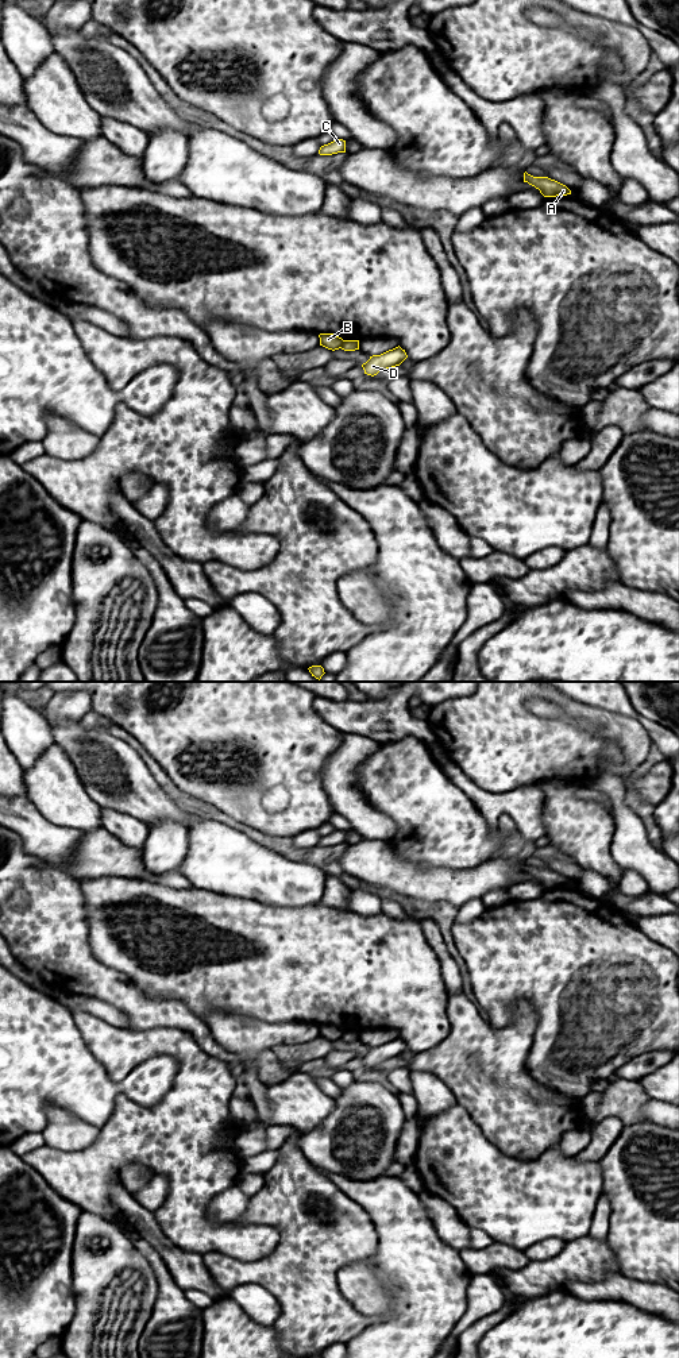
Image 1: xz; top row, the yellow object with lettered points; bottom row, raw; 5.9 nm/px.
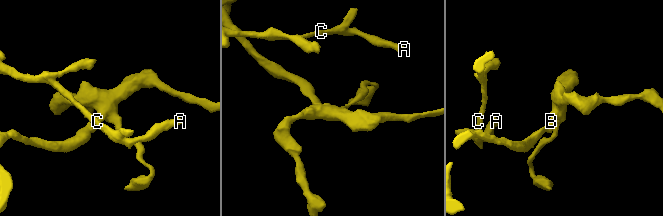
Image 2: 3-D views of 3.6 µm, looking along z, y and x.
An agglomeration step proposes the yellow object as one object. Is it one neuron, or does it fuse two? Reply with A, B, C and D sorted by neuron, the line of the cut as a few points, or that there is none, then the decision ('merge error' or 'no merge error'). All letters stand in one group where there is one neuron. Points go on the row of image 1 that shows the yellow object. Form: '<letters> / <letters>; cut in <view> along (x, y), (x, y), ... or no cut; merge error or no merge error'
A B C / D; cut in xz along (344, 340), (340, 347); merge error

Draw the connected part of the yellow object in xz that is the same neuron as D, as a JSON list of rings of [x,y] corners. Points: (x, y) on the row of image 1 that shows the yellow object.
[[[400,346],[389,350],[381,355],[373,355],[370,359],[362,364],[364,374],[377,375],[379,371],[400,366],[408,358],[405,350]]]

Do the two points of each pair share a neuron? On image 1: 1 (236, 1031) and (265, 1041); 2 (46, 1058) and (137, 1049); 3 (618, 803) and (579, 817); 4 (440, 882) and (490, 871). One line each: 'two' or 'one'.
1: one
2: two
3: two
4: one

